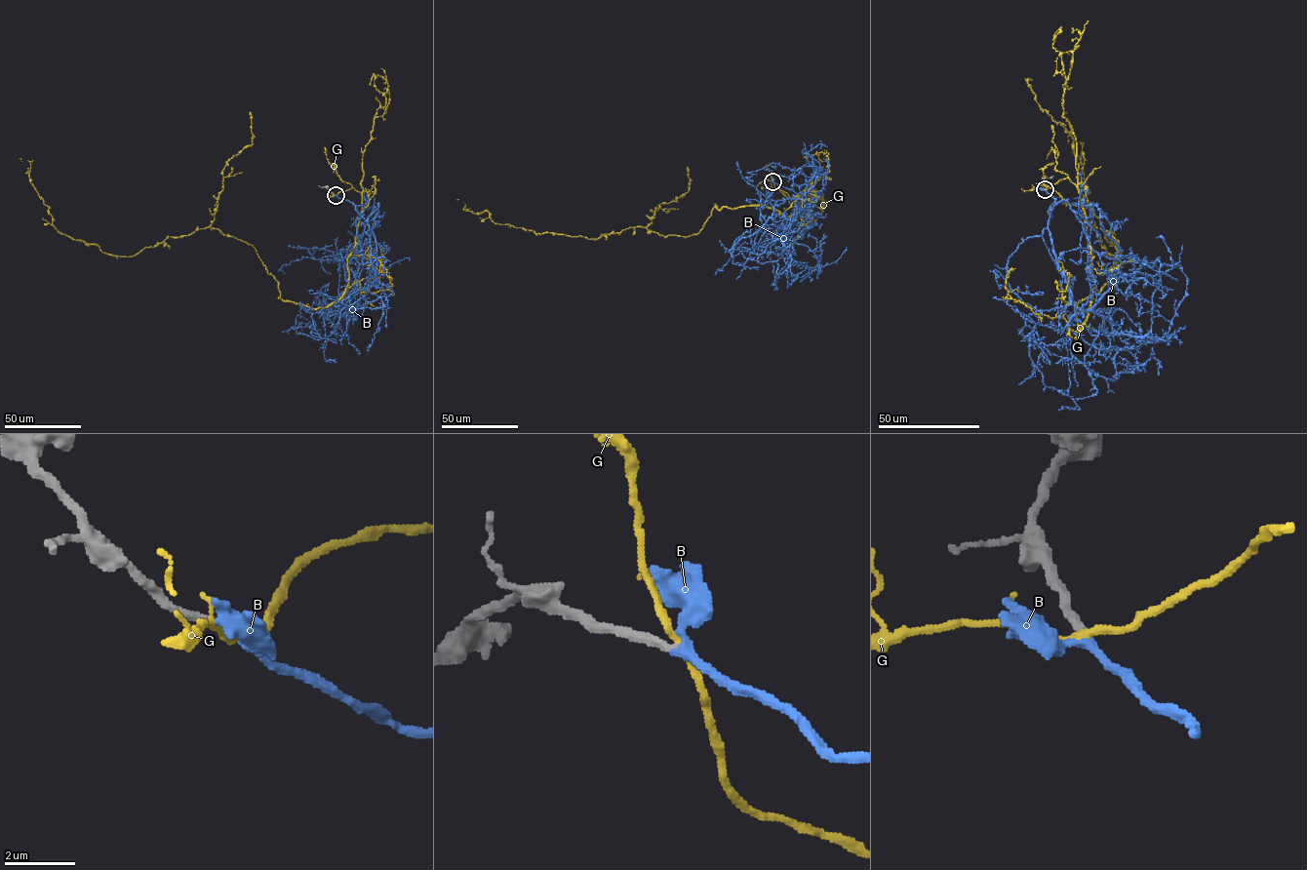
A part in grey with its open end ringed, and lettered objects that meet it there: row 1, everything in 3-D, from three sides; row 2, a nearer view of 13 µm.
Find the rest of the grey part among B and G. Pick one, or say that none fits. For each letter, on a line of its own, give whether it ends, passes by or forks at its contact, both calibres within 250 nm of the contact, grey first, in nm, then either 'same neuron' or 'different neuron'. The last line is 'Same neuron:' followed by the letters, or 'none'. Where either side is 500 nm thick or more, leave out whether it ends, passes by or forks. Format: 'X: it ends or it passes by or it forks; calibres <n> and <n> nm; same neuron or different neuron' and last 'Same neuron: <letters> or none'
B: it passes by; calibres 240 and 200 nm; same neuron
G: it passes by; calibres 240 and 220 nm; different neuron
Same neuron: B

